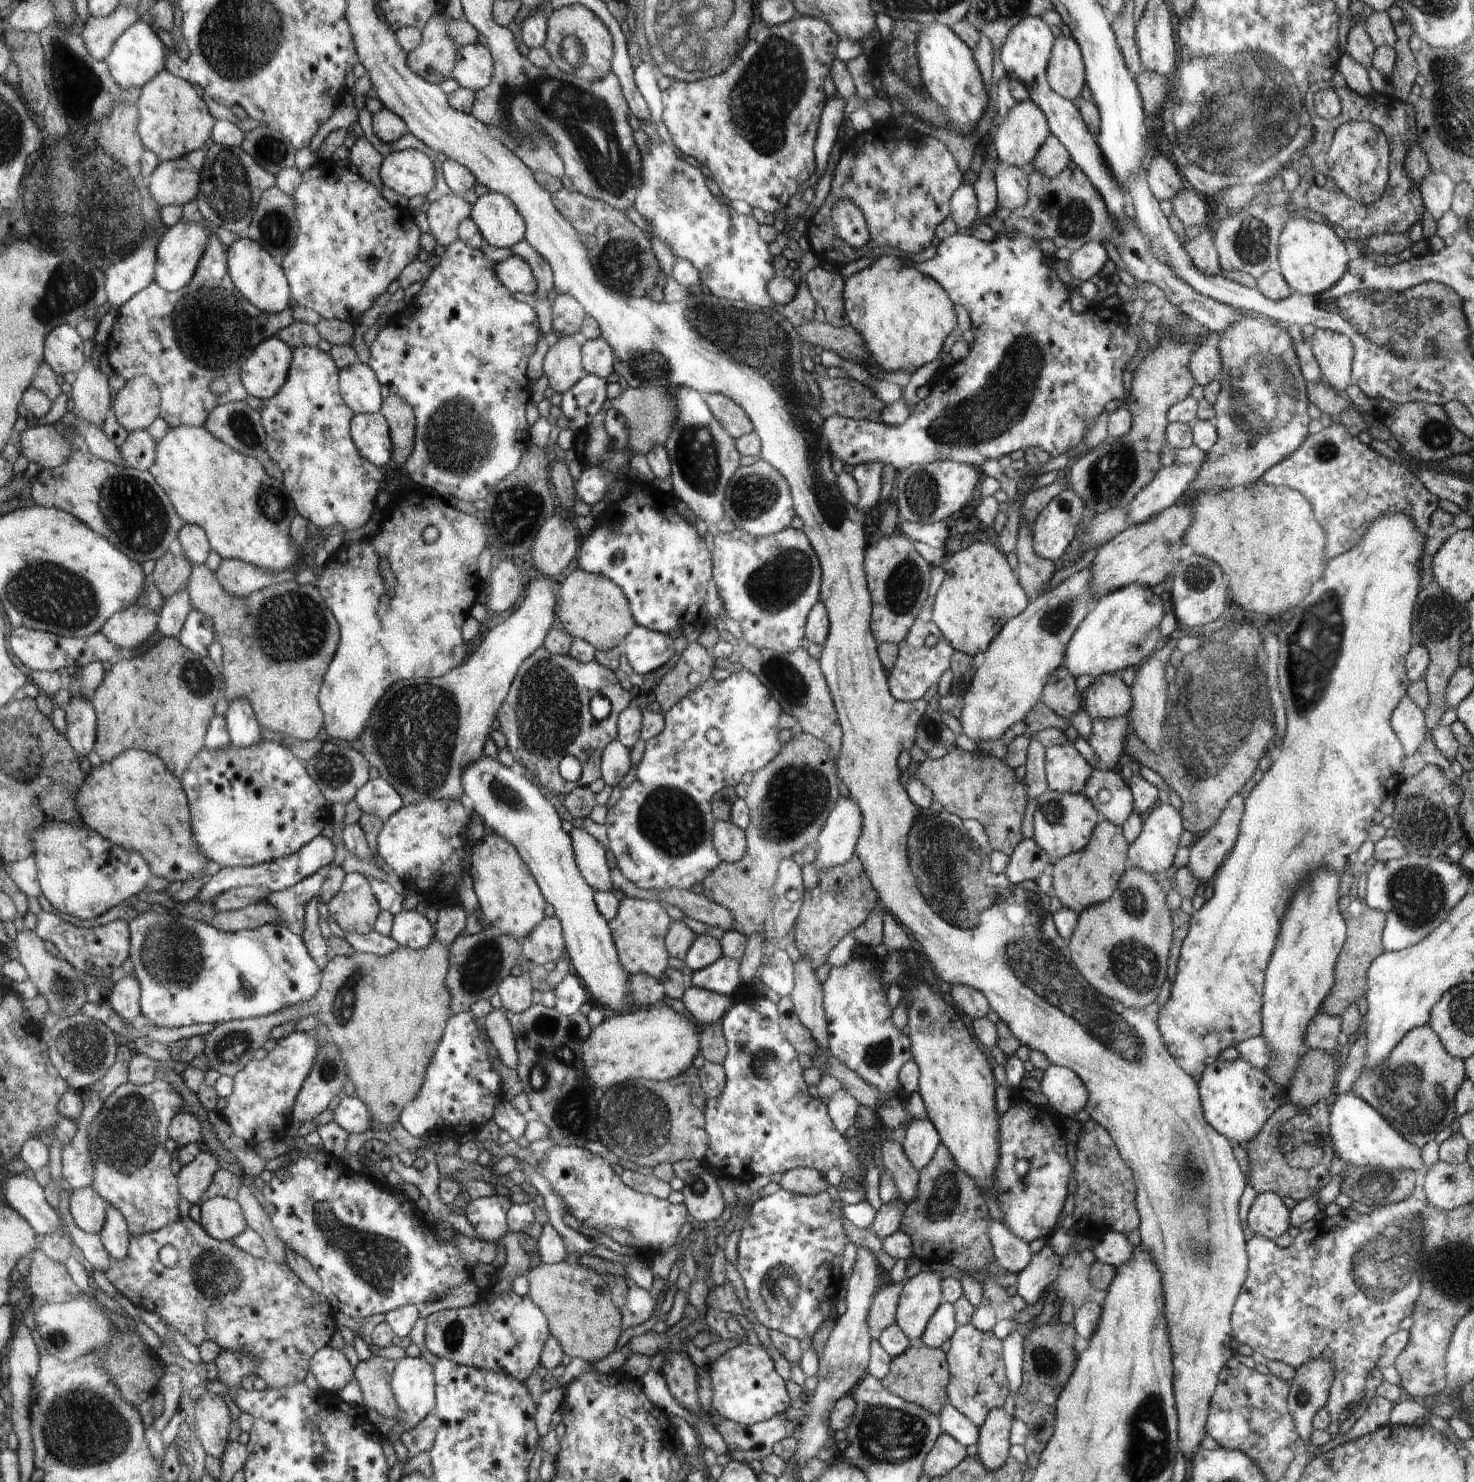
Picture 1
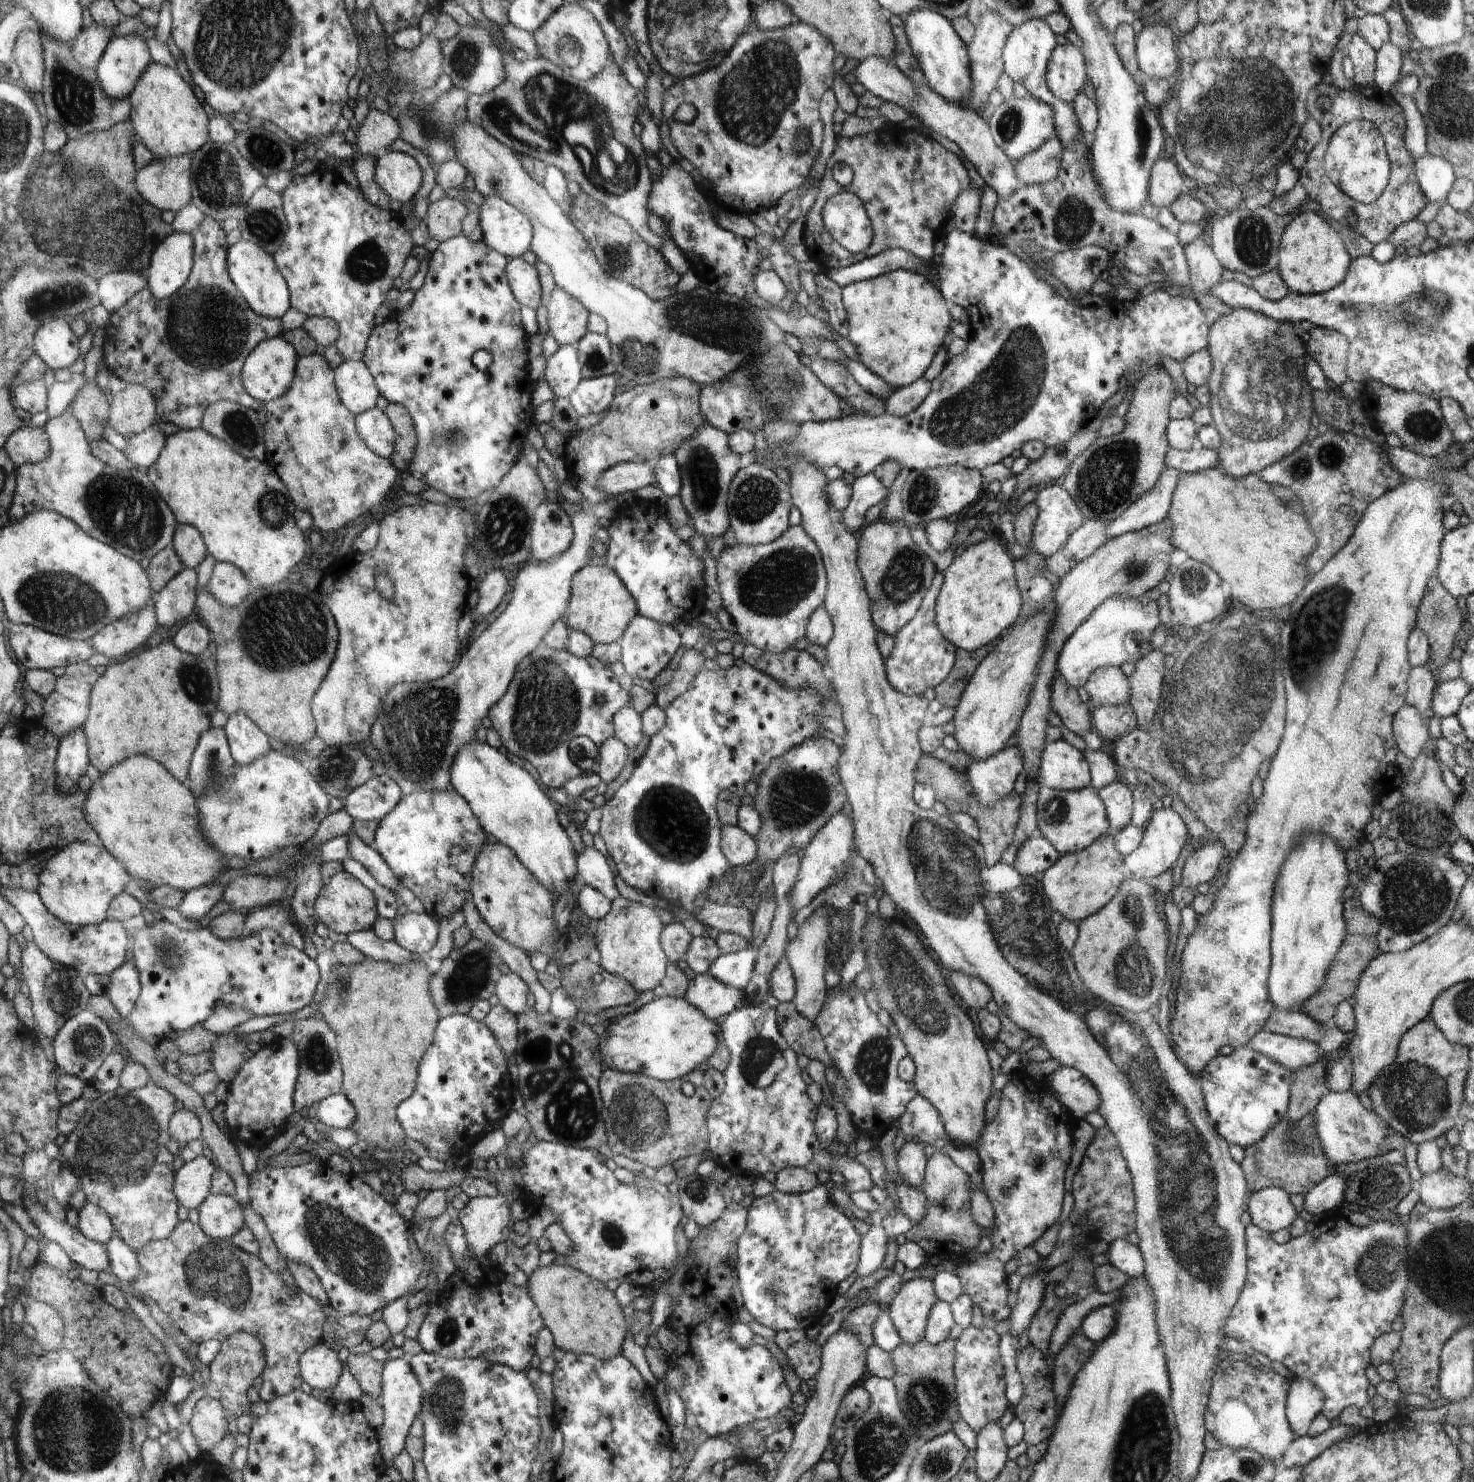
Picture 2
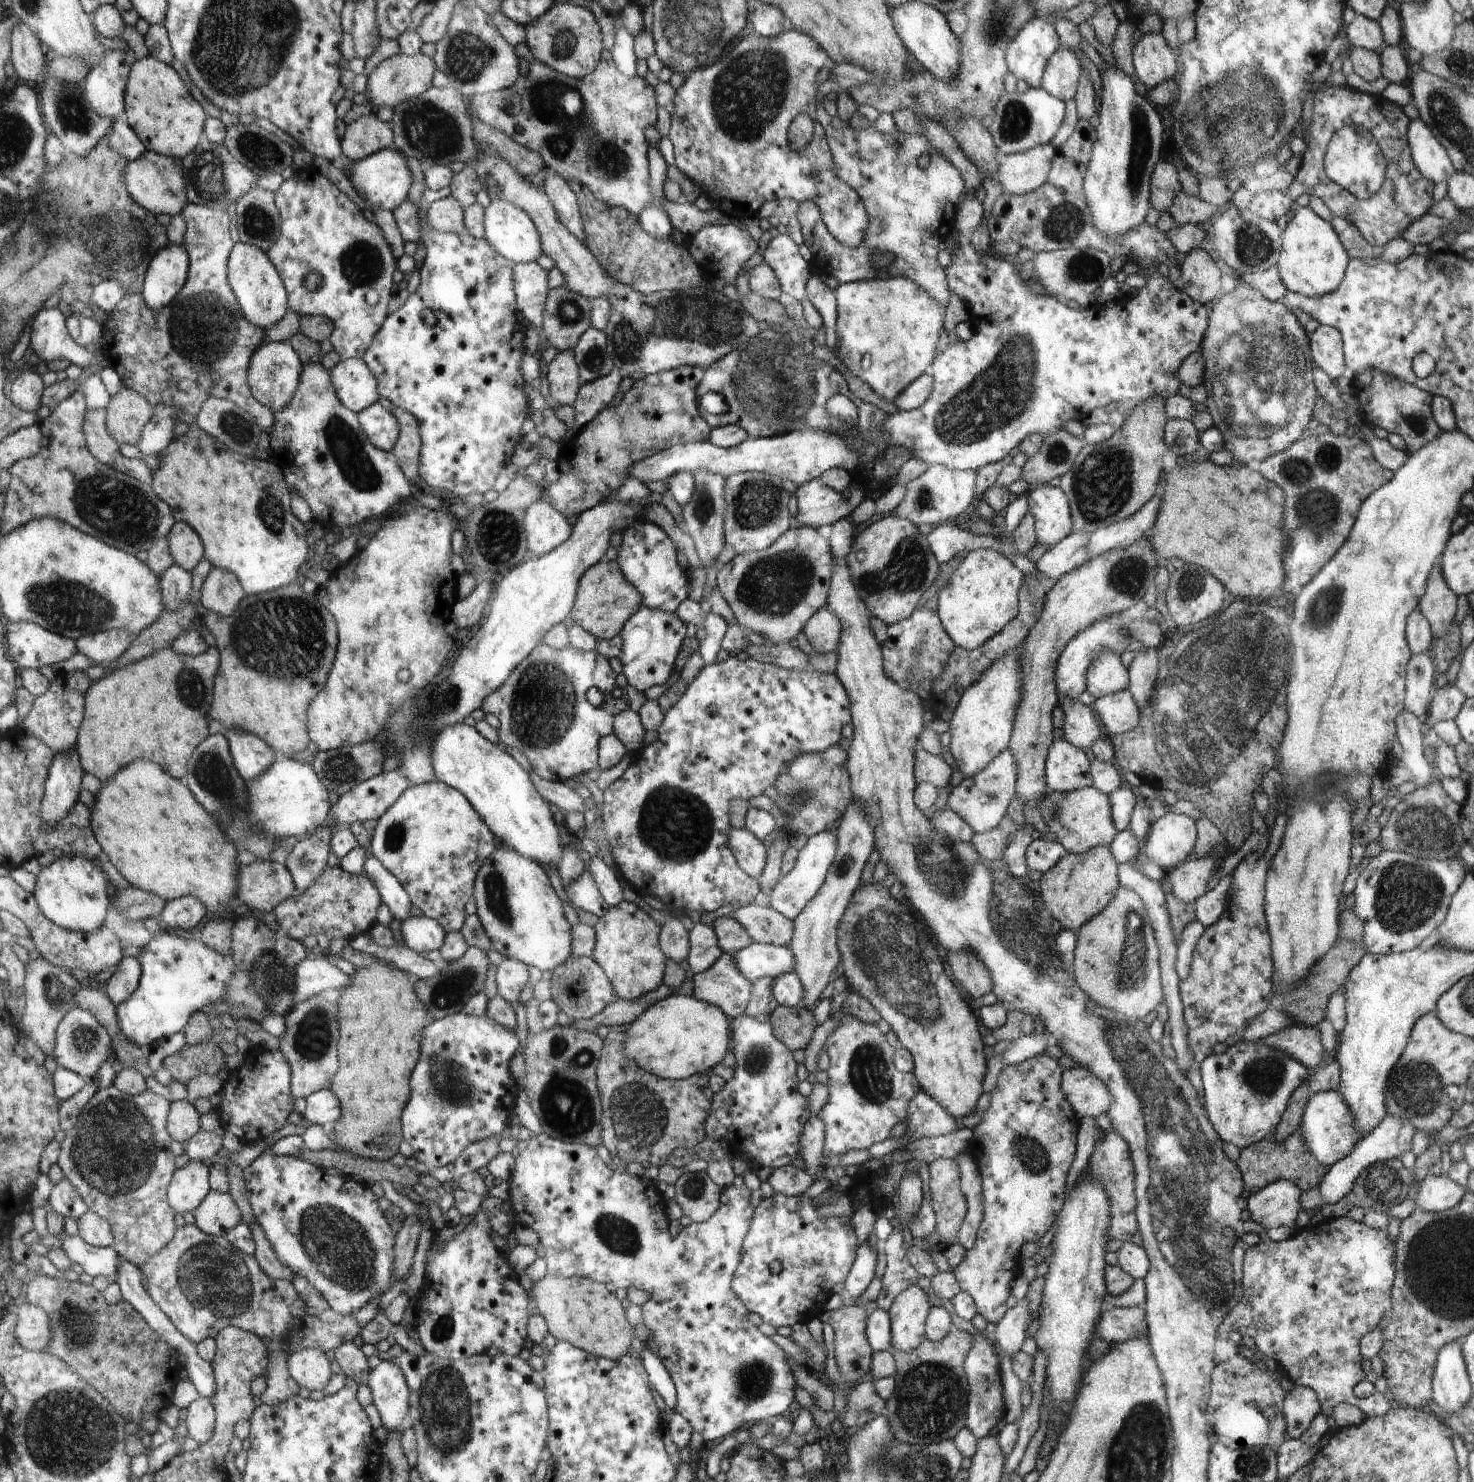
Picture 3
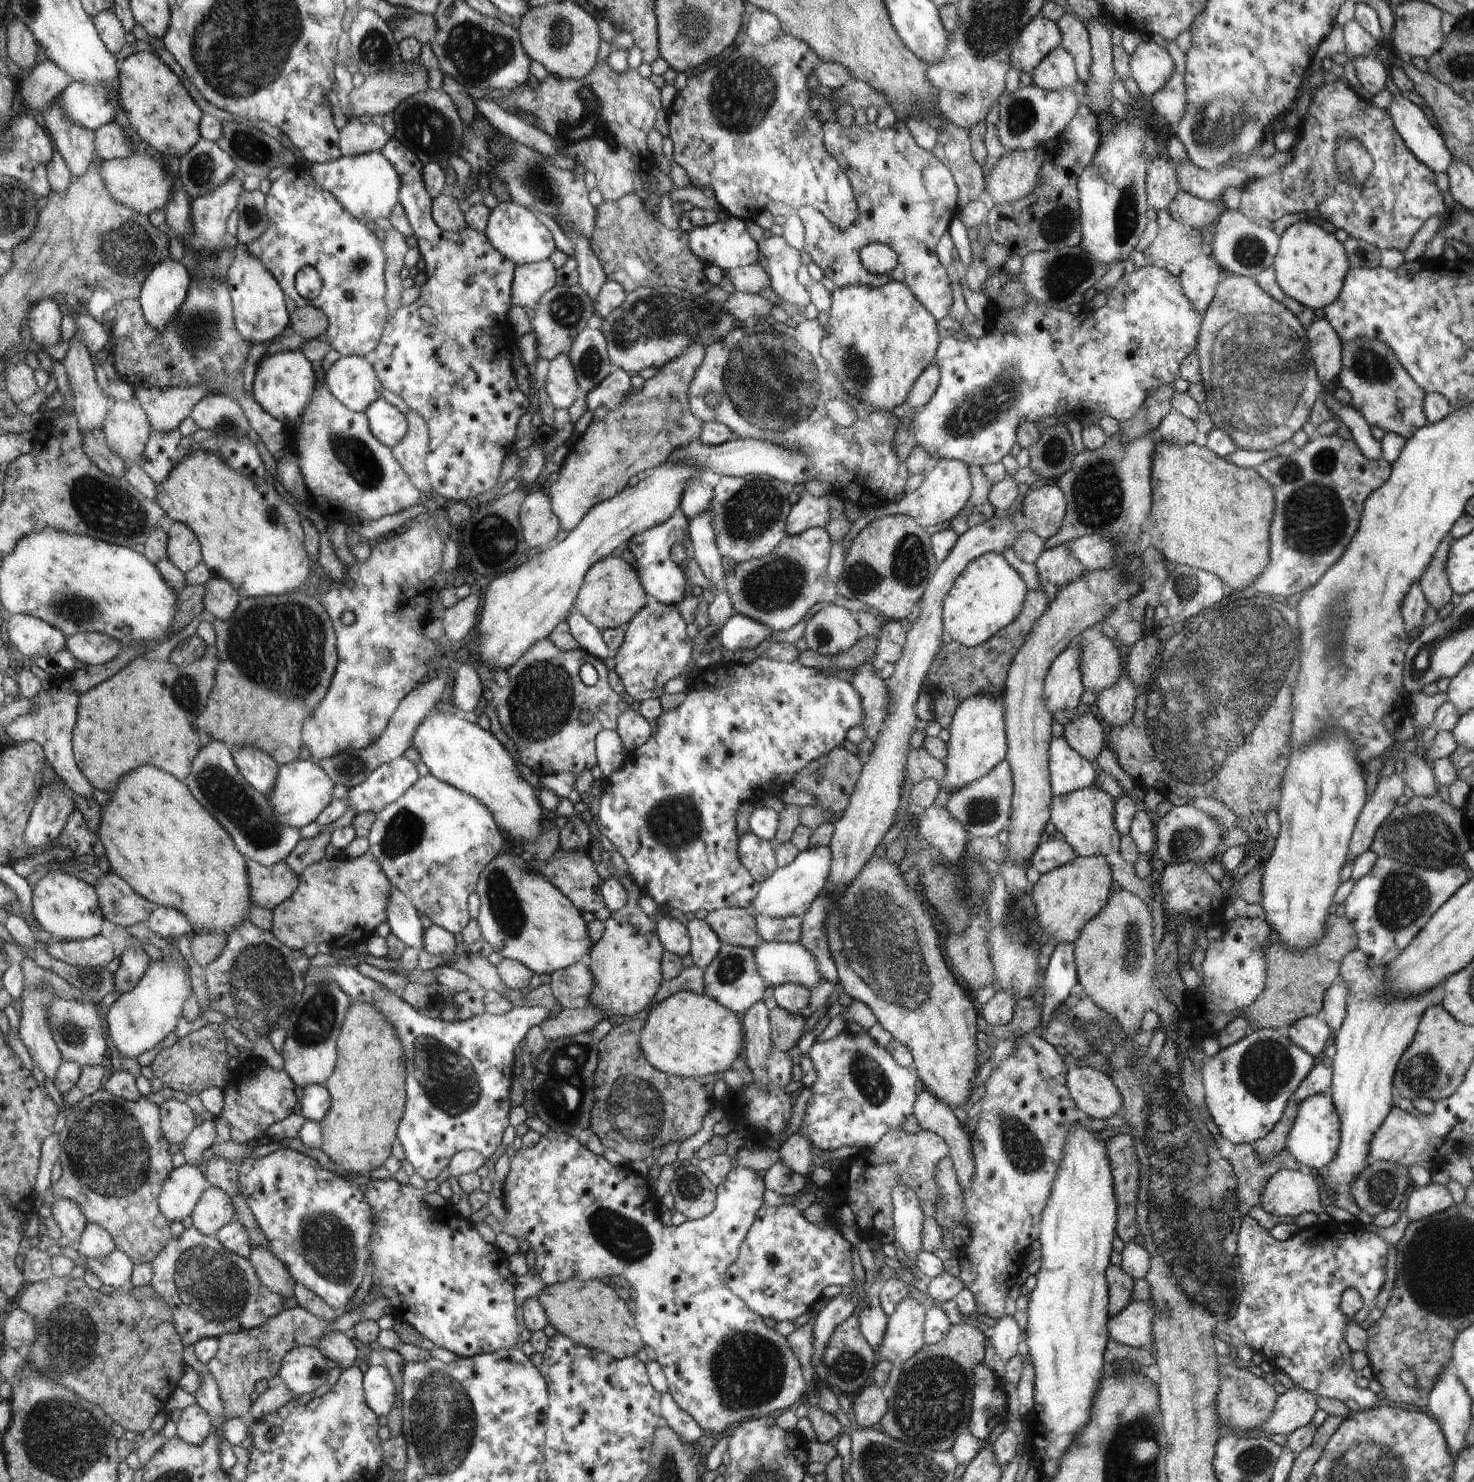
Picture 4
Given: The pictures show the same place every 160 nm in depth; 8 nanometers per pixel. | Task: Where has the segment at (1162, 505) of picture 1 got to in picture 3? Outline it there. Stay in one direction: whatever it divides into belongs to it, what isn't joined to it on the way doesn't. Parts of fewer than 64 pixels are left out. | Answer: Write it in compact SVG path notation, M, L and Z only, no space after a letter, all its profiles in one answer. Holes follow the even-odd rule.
M1161 491L1144 504L1136 514L1089 534L1088 552L1091 558L1102 556L1110 550L1124 550L1138 542L1146 530L1156 523L1160 509Z

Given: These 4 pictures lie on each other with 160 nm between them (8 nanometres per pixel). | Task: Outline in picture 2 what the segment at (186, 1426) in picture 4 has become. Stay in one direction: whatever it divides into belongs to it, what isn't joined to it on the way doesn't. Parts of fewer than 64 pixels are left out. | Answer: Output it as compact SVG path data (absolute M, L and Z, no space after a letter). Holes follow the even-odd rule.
M206 1396L199 1400L190 1424L205 1453L228 1436L228 1422L225 1404L220 1399Z

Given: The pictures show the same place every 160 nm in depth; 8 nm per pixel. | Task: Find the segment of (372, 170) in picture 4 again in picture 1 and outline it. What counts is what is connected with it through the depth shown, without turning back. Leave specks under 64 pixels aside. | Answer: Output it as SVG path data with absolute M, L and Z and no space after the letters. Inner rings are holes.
M417 149L390 152L383 158L379 176L382 184L409 199L412 196L426 196L434 184L432 160Z

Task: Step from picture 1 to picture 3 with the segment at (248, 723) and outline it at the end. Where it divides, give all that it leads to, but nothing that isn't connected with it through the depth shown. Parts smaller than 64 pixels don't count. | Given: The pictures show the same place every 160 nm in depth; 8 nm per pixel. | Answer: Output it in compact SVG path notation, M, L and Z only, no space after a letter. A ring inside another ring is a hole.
M228 728L225 736L229 739L235 764L245 782L256 780L276 762L273 748L260 737L240 728Z

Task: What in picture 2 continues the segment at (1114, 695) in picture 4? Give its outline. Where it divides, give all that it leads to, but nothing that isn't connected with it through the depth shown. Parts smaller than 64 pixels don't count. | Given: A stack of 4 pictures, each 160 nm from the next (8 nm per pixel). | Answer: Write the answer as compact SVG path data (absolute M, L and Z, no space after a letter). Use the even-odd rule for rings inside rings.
M1129 704L1106 705L1092 710L1093 728L1106 740L1116 742L1122 735L1138 728L1137 715Z

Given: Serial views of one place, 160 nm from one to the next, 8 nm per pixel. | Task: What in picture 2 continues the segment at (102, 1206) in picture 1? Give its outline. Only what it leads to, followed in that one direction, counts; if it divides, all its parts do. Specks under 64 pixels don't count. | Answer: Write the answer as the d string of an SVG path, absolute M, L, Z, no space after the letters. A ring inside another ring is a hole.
M88 1202L78 1212L79 1227L93 1241L108 1244L118 1233L112 1217L100 1205Z

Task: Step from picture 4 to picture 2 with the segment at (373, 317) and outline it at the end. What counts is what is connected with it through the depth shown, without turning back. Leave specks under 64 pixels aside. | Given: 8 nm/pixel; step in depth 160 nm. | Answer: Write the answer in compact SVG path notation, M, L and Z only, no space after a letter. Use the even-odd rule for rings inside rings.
M326 170L326 172L311 172L310 174L302 176L294 176L290 184L286 187L286 190L281 194L281 197L283 200L284 214L286 215L289 227L286 231L284 242L273 255L278 268L289 284L293 308L303 312L308 317L328 317L336 321L339 326L339 335L334 345L336 345L338 352L340 352L345 360L362 360L365 354L365 348L368 346L368 336L372 334L372 328L376 328L374 326L376 310L378 310L384 302L387 302L386 292L392 288L392 282L400 277L400 272L402 272L406 264L408 254L412 252L411 234L402 224L398 226L398 224L390 222L390 216L388 216L386 209L380 210L380 207L372 204L359 187L354 188L354 186L343 181L339 175L335 176L328 170Z

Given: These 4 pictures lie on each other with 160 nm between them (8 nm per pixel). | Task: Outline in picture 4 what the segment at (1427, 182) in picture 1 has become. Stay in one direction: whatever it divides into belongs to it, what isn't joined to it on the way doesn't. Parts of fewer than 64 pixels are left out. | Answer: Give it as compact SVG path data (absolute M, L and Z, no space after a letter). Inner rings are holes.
M1402 95L1393 96L1388 110L1395 130L1410 152L1436 176L1445 173L1453 161L1450 151L1424 111Z

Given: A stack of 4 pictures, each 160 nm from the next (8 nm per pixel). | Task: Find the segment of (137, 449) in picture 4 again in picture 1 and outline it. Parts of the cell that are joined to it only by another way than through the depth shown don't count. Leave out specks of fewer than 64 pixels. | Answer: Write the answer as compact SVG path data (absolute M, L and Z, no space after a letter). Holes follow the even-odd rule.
M140 375L127 381L125 387L116 392L113 408L120 422L133 433L149 430L150 426L161 417L162 403L162 393L158 383L151 376Z

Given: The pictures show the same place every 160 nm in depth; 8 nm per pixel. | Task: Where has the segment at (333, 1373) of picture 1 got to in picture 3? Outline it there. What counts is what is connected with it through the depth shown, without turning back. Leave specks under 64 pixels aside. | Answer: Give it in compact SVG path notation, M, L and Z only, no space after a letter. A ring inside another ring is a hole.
M304 1348L289 1354L286 1368L299 1387L322 1391L332 1376L330 1362L320 1348Z

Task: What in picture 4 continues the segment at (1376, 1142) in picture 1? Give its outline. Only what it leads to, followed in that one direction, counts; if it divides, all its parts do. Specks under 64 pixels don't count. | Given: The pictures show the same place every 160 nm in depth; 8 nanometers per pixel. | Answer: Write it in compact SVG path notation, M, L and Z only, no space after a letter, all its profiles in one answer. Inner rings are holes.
M1330 1093L1308 1097L1299 1104L1297 1117L1287 1138L1287 1149L1309 1170L1316 1169L1322 1173L1337 1155L1341 1137L1340 1123Z

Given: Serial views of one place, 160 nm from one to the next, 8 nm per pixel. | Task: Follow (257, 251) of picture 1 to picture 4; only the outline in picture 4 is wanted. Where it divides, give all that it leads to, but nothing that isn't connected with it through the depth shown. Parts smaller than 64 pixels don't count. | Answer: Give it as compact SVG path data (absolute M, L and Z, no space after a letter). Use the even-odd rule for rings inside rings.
M236 244L236 254L230 267L226 283L230 287L235 306L237 327L242 336L254 346L261 342L272 341L291 322L282 288L266 264L249 252L247 246Z

